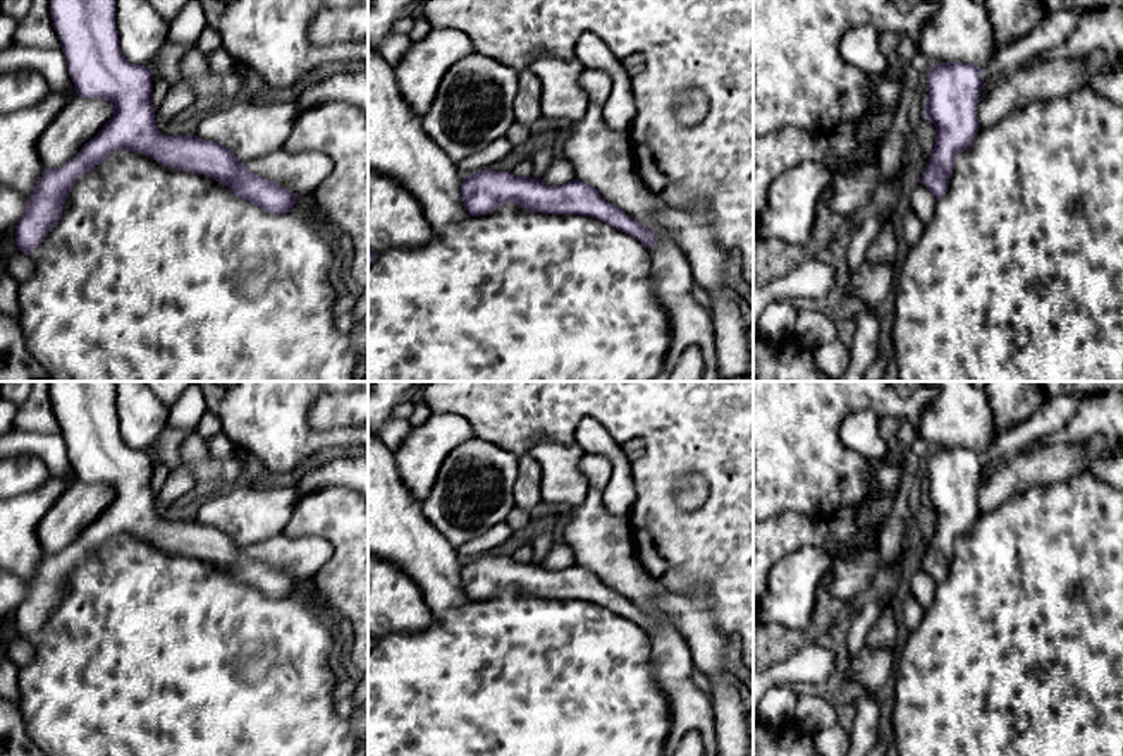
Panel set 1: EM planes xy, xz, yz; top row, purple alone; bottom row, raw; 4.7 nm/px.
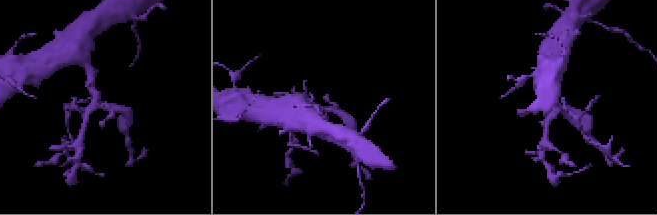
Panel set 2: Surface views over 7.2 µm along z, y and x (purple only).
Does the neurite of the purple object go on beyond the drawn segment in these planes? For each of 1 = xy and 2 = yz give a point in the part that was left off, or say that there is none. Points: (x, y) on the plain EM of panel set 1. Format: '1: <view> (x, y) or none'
1: none
2: none

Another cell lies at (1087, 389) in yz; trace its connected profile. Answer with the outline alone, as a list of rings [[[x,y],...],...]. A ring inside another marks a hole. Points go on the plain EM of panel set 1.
[[[1040,381],[1046,395],[1077,393],[1092,397],[1095,393],[1123,393],[1123,381]]]

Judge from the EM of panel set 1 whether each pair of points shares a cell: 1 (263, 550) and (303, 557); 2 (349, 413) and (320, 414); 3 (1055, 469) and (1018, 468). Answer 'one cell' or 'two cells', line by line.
1: one cell
2: one cell
3: one cell

